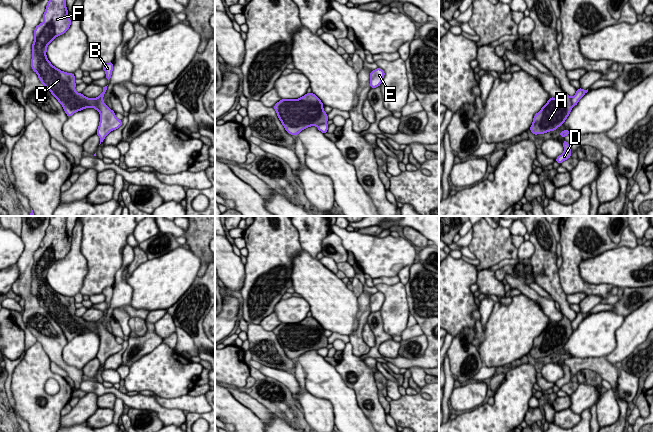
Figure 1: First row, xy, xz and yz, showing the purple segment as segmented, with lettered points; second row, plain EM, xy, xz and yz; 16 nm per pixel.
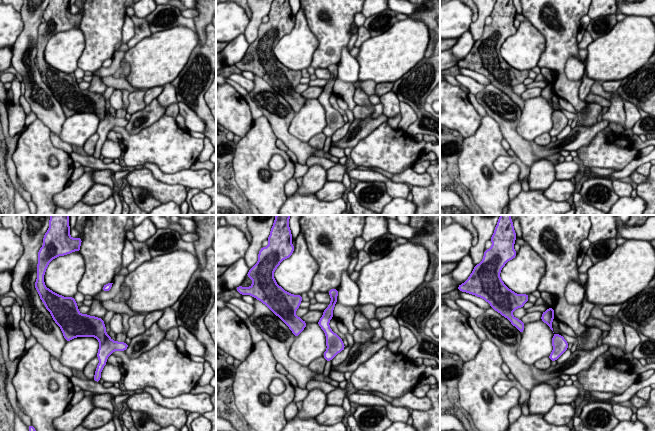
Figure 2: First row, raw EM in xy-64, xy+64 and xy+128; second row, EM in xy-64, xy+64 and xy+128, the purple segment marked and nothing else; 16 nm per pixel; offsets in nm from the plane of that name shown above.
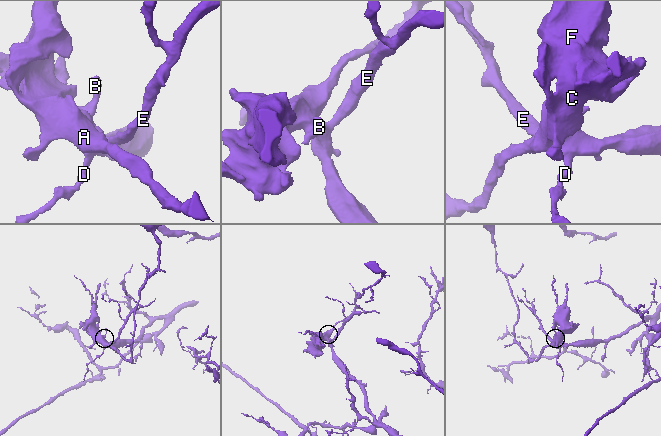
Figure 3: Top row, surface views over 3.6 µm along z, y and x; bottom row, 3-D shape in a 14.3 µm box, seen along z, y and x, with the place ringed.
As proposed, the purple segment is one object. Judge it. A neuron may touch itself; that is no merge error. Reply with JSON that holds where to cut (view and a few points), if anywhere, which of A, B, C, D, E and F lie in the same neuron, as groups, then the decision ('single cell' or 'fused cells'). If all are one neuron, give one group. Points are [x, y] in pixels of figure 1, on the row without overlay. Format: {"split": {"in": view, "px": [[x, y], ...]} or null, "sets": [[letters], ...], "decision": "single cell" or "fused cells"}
{"split": {"in": "xy", "px": [[95, 322], [99, 335]]}, "sets": [["A", "C", "F"], ["B", "D", "E"]], "decision": "fused cells"}

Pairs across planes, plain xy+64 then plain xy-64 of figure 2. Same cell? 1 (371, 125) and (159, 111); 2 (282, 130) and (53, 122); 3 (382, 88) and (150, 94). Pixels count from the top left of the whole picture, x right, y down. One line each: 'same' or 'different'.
1: same
2: same
3: same

